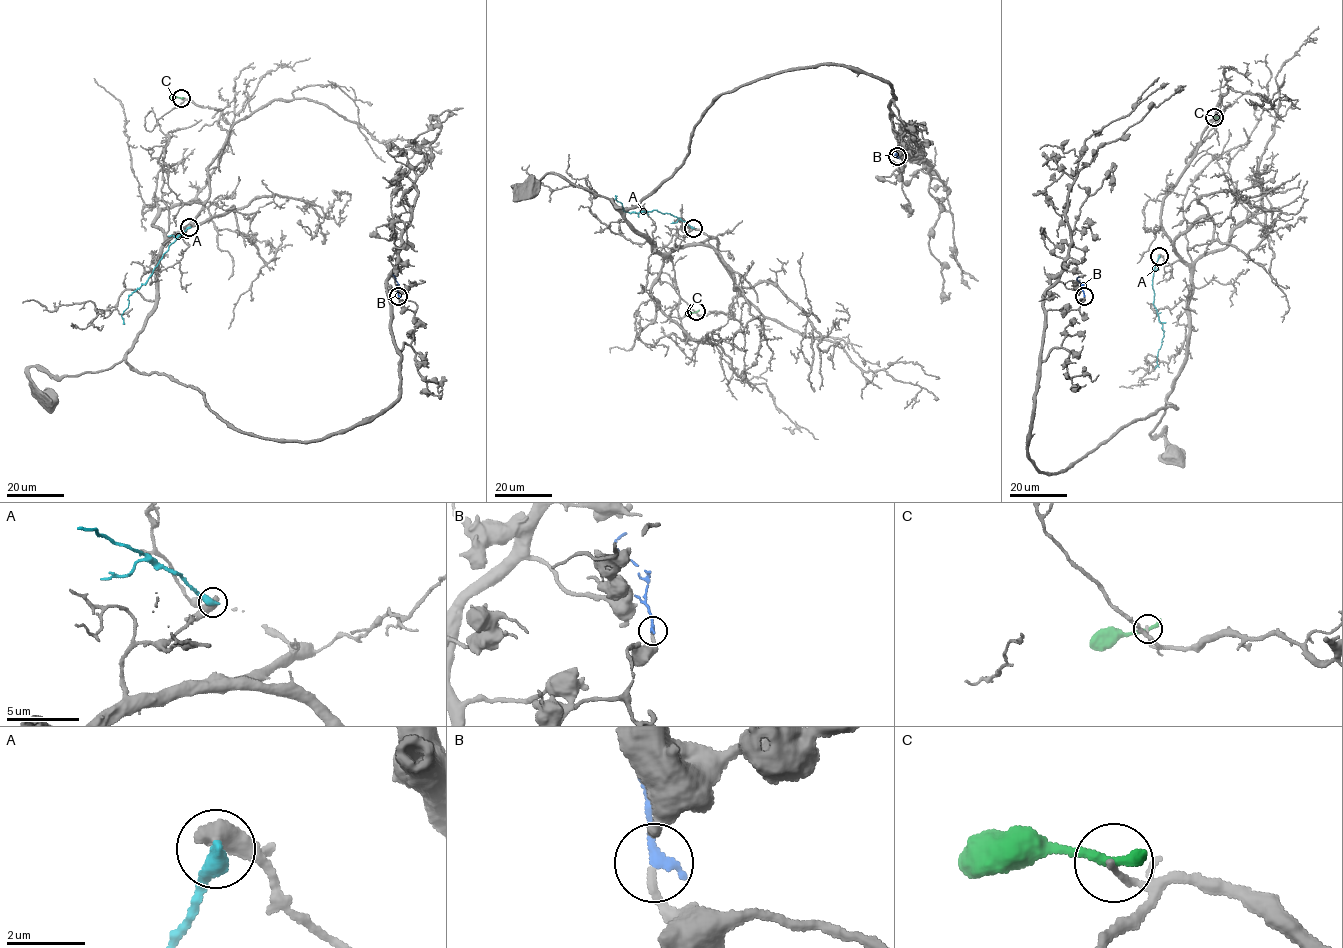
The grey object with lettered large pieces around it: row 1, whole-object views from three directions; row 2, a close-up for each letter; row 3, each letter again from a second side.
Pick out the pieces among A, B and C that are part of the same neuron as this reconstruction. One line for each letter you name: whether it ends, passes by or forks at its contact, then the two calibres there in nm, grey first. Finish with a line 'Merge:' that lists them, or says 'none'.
Merge: none

